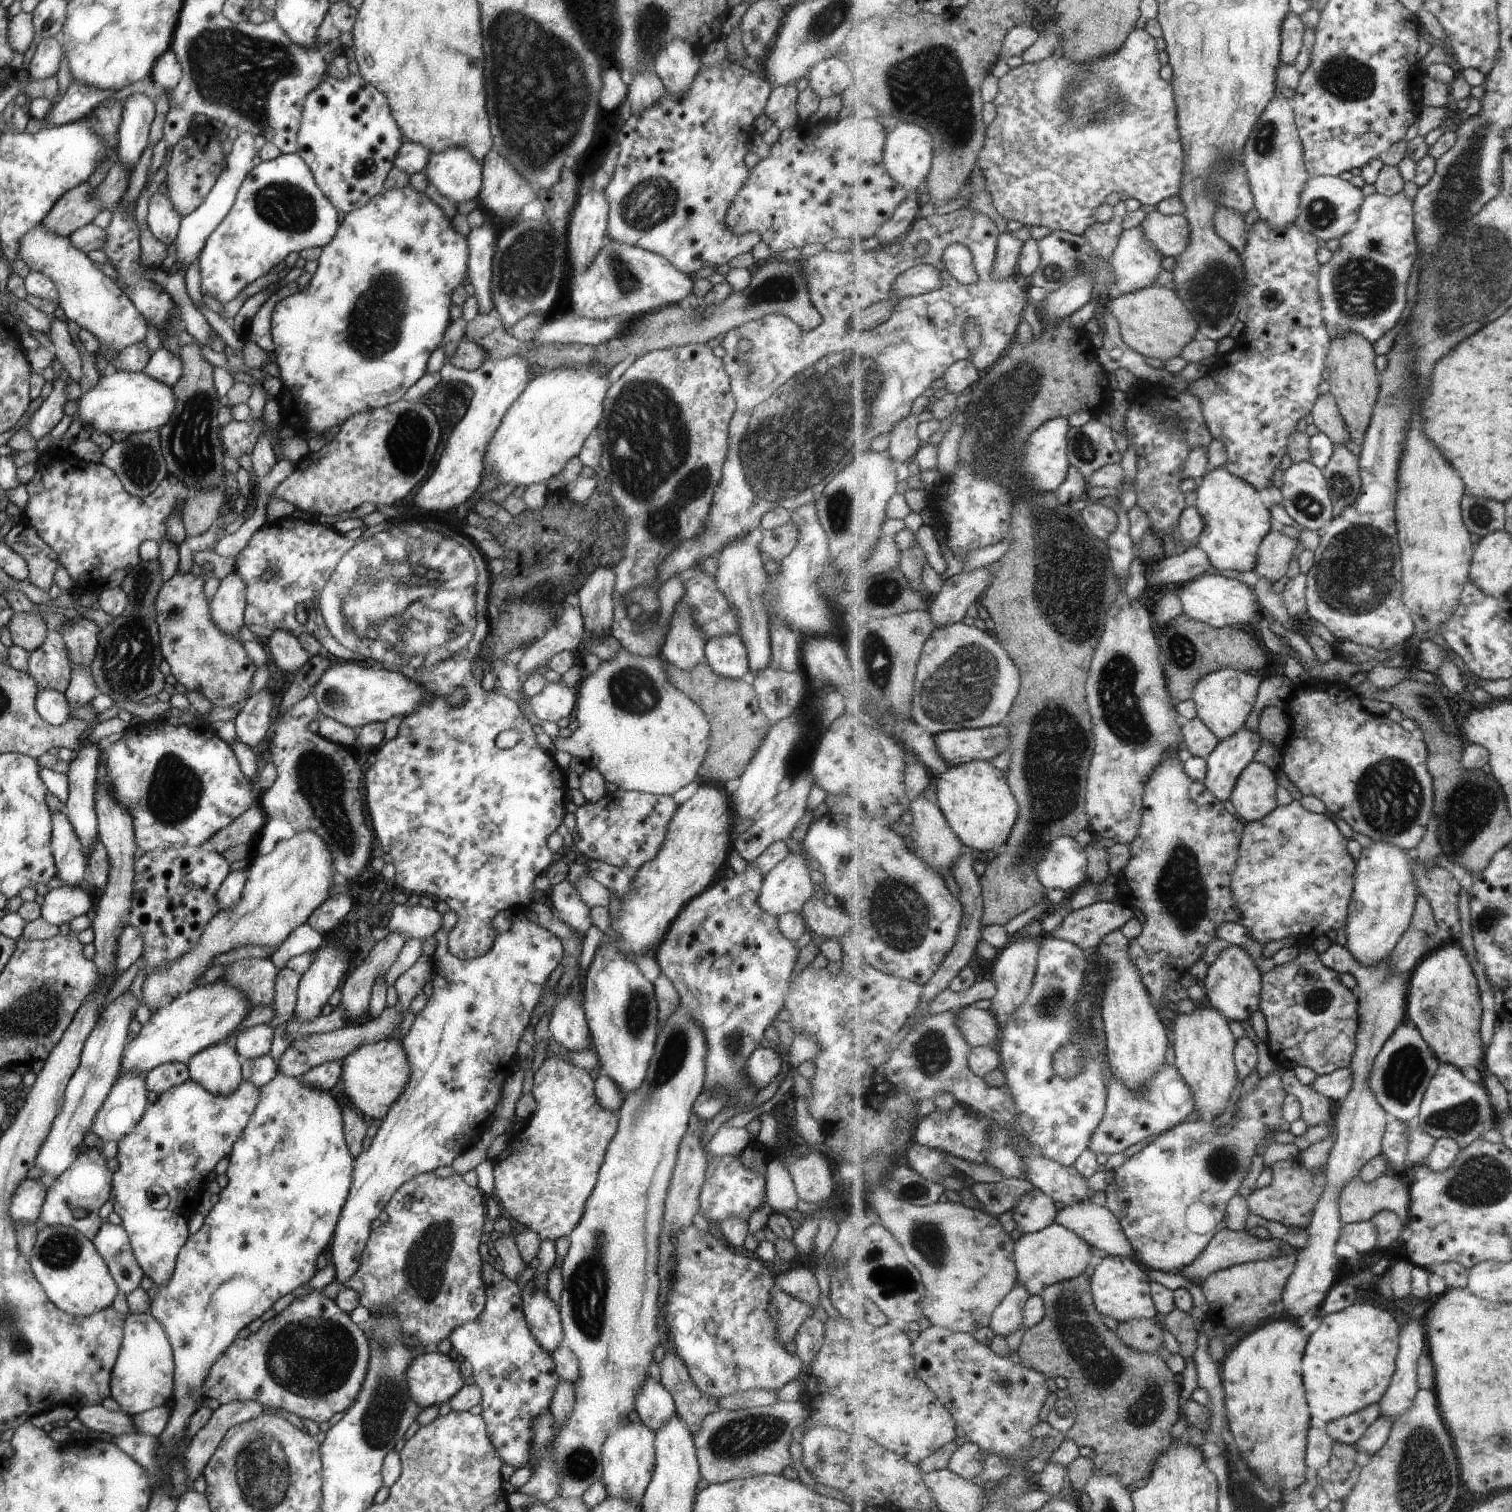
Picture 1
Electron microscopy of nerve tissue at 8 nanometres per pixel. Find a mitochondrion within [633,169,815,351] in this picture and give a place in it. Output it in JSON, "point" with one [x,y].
{"point":[781,287]}

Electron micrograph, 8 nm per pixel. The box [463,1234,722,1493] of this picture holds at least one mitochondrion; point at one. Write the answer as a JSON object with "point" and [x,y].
{"point":[580,1464]}

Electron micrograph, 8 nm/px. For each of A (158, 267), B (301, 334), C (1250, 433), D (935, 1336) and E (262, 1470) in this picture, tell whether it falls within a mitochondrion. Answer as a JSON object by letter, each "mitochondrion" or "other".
{"A":"other","B":"other","C":"other","D":"other","E":"mitochondrion"}

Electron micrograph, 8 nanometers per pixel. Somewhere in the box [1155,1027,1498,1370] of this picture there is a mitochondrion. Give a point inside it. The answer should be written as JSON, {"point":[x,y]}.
{"point":[1406,1070]}

